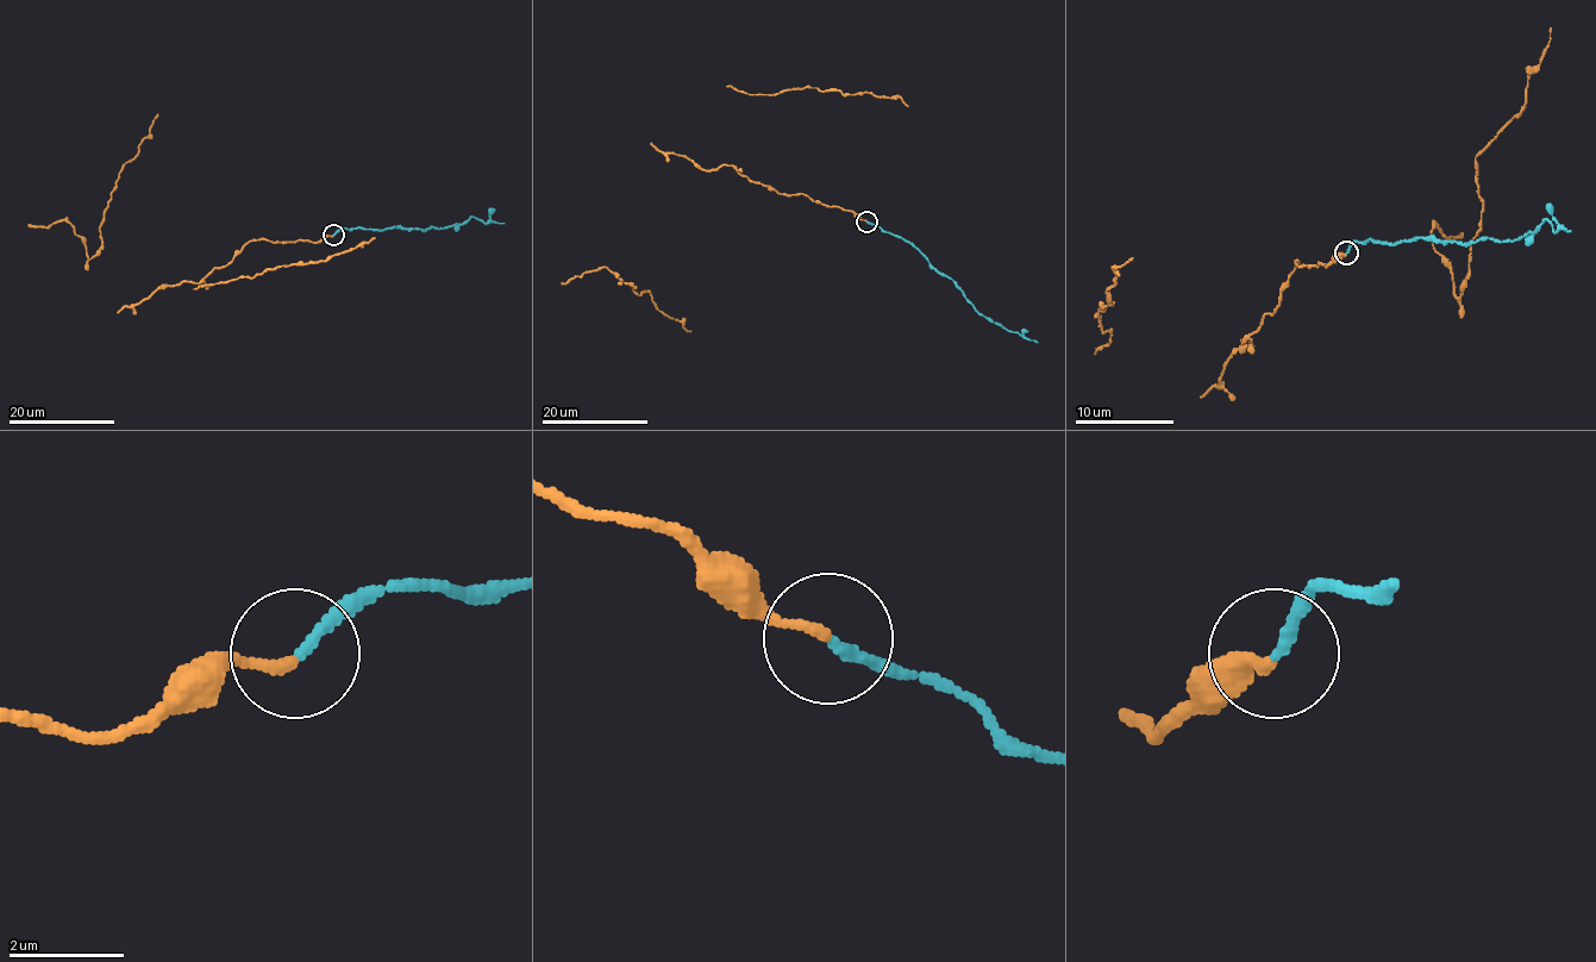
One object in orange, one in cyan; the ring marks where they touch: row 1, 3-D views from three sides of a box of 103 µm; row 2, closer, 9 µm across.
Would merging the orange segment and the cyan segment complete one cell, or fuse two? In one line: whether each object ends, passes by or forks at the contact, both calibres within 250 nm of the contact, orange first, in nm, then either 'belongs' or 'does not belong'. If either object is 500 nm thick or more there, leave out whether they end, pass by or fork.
orange ends | cyan ends | 190/180 nm | does not belong

